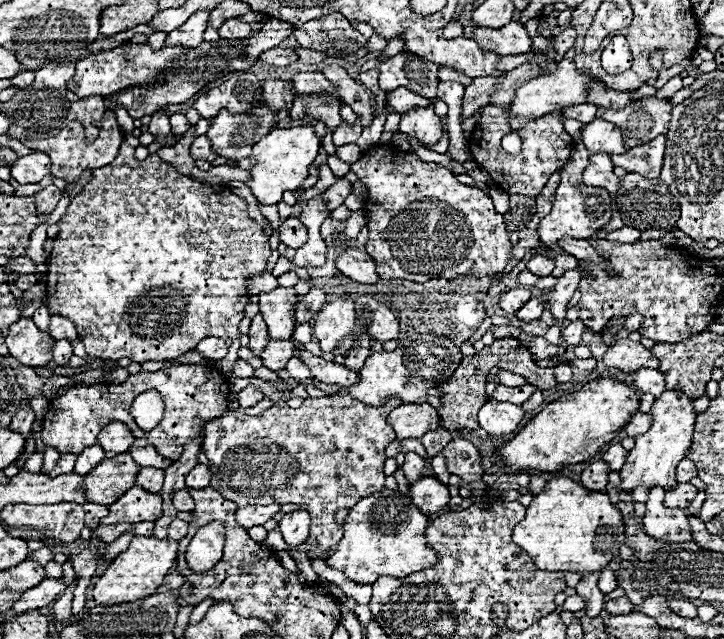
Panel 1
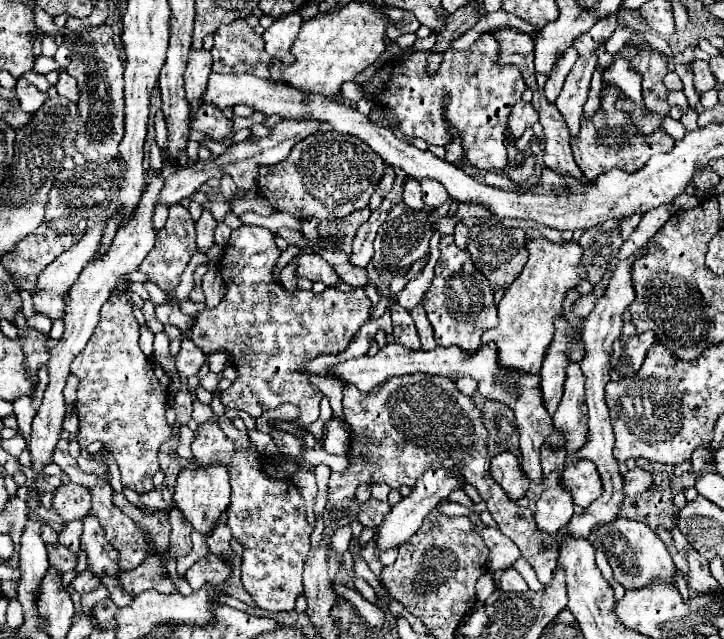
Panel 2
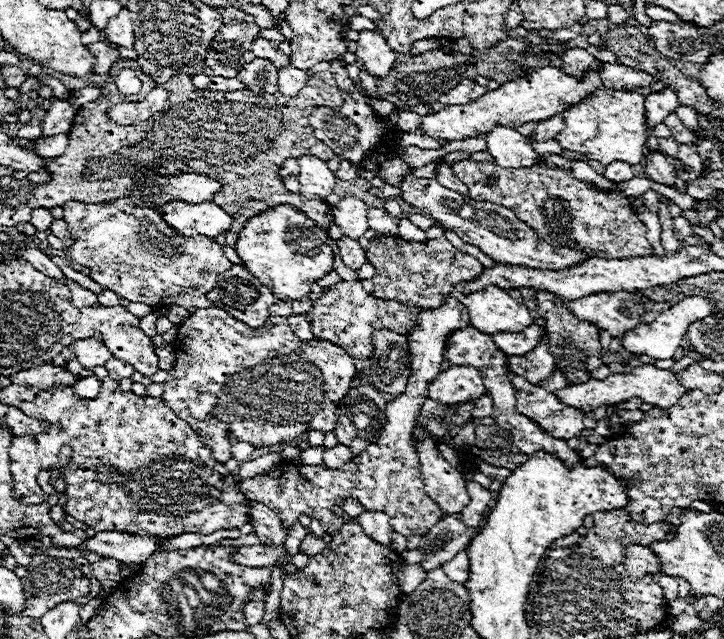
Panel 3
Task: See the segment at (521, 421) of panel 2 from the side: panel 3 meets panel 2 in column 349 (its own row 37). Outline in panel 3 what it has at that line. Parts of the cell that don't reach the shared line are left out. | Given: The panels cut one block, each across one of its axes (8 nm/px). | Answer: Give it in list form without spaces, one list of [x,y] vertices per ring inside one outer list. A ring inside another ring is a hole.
[[[362,30],[356,50],[356,66],[376,78],[386,78],[396,62],[396,52],[388,46],[382,34]]]

